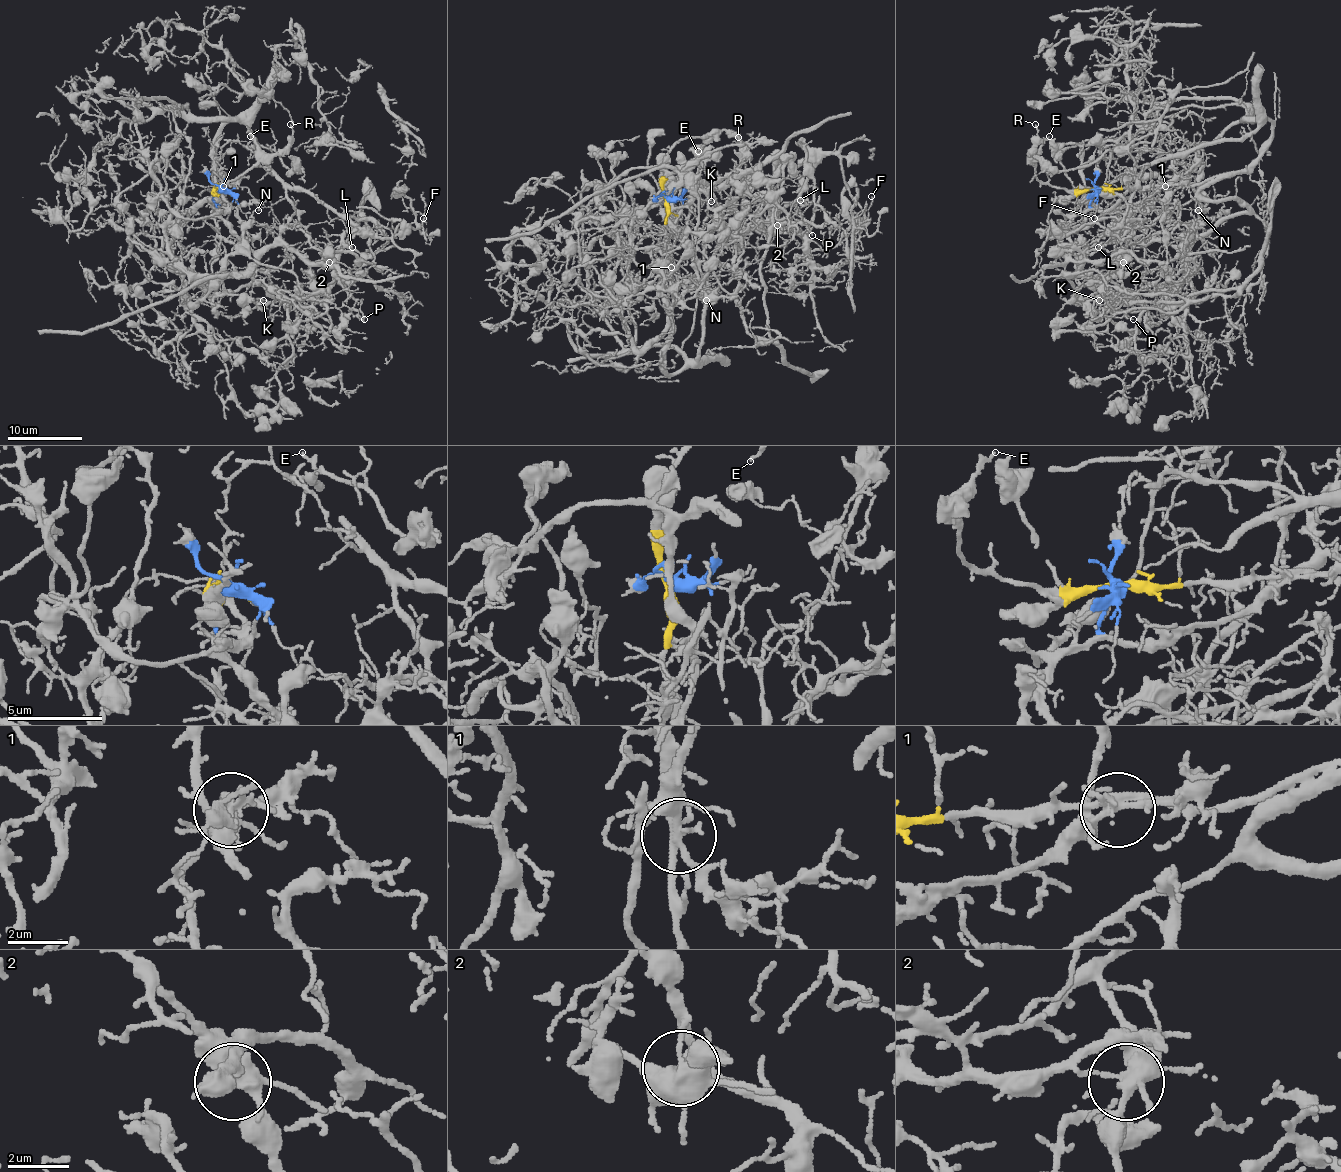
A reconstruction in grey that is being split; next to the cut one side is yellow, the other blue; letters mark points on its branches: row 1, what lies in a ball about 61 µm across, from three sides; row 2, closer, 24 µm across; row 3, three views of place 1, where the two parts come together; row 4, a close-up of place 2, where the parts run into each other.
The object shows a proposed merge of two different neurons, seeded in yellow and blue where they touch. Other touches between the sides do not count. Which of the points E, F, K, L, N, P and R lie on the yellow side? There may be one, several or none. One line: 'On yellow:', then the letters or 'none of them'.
On yellow: E, F, L, P, R

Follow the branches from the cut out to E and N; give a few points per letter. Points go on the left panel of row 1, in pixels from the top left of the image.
E: (218, 188), (240, 177), (257, 160), (257, 143), (249, 136)
N: (220, 188), (214, 196), (220, 210), (225, 210), (227, 205), (223, 199), (227, 184), (246, 188), (259, 210)

